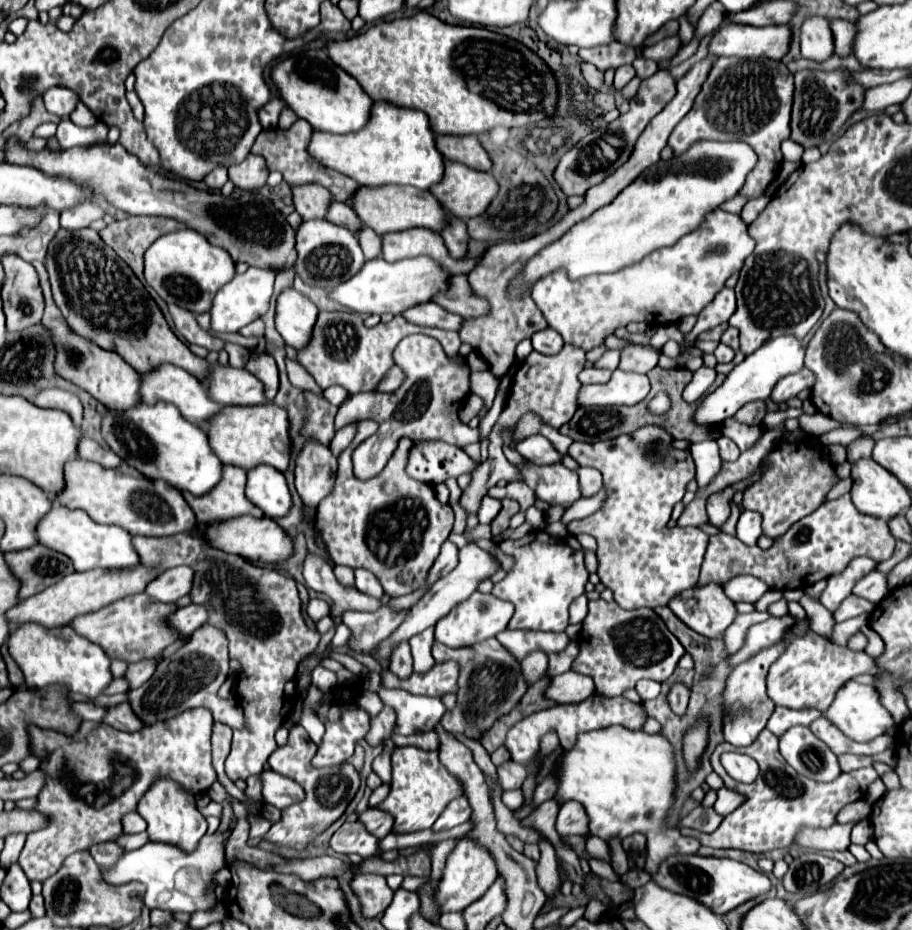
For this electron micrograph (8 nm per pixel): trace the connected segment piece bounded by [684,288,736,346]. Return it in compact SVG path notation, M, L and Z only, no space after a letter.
M722 288L716 298L712 300L712 304L708 304L708 308L702 310L702 314L698 316L696 326L684 336L684 344L690 346L696 342L700 332L712 330L714 326L728 322L728 318L734 314L736 310L736 298L734 298L734 290L732 288Z

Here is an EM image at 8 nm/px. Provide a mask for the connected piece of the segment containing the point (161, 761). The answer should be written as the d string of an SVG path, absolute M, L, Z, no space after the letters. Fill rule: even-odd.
M186 710L184 714L178 714L168 722L144 726L138 732L120 732L102 722L80 722L80 728L74 736L30 724L30 754L40 760L40 770L44 772L44 786L36 796L36 806L32 810L44 814L48 826L30 832L26 846L20 854L20 866L26 872L28 880L44 882L60 870L62 862L70 854L86 850L88 846L104 840L116 840L122 834L122 816L136 810L140 798L152 788L156 780L174 780L182 786L184 792L192 796L208 790L216 782L210 748L213 722L213 716L208 714L208 710Z

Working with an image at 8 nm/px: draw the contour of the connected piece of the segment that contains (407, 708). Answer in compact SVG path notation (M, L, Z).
M372 662L368 666L368 690L376 692L384 704L390 704L396 714L398 714L398 722L394 732L398 734L414 734L416 728L422 730L434 730L434 726L440 722L442 714L446 712L444 704L440 702L440 698L428 698L428 696L414 696L408 694L404 690L388 690L382 688L380 684L380 666L376 662Z

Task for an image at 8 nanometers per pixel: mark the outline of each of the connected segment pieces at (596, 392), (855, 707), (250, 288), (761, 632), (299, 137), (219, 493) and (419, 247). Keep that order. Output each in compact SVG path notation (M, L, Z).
M616 370L608 384L590 384L580 390L580 406L582 404L598 404L598 406L620 406L620 404L636 404L646 398L650 390L650 380L644 374L634 374L626 370Z
M848 682L848 686L842 686L840 692L836 694L832 706L826 710L826 716L832 724L836 724L844 734L848 734L848 738L858 740L858 742L868 742L884 732L888 732L890 728L894 728L894 718L892 714L882 706L880 702L880 694L876 690L876 686L866 686L866 684L858 684L858 682Z
M248 268L244 274L236 274L228 284L222 286L222 290L216 294L210 316L212 316L212 330L224 334L224 332L240 332L246 324L252 320L260 318L266 314L272 298L272 286L274 286L274 276L270 270L260 270L260 268Z
M782 616L782 618L768 618L766 622L750 626L744 646L728 658L728 666L734 670L736 666L740 666L748 658L752 658L762 648L770 648L770 646L778 644L784 636L784 630L792 628L792 624L794 624L792 616Z
M298 120L292 128L288 130L282 130L282 128L274 128L274 130L262 130L260 132L260 138L256 138L254 146L252 146L252 154L260 154L266 158L266 164L268 164L268 170L278 170L282 172L284 180L292 186L292 184L306 184L306 182L316 182L316 184L322 184L324 188L328 188L332 192L332 196L340 202L350 202L352 196L358 192L360 184L354 182L352 178L332 170L332 168L326 168L324 164L316 162L316 158L308 152L308 142L312 138L314 130L312 126L308 126L308 122L304 120Z
M228 466L228 474L224 474L224 482L212 490L212 494L204 494L204 498L192 498L192 494L184 494L186 502L192 506L196 520L204 524L232 520L244 514L254 518L262 518L264 514L244 496L246 488L246 472Z
M404 230L382 236L382 252L386 262L398 262L402 258L430 256L440 264L446 274L468 274L474 266L474 260L454 260L446 250L442 236L432 234L430 230Z

